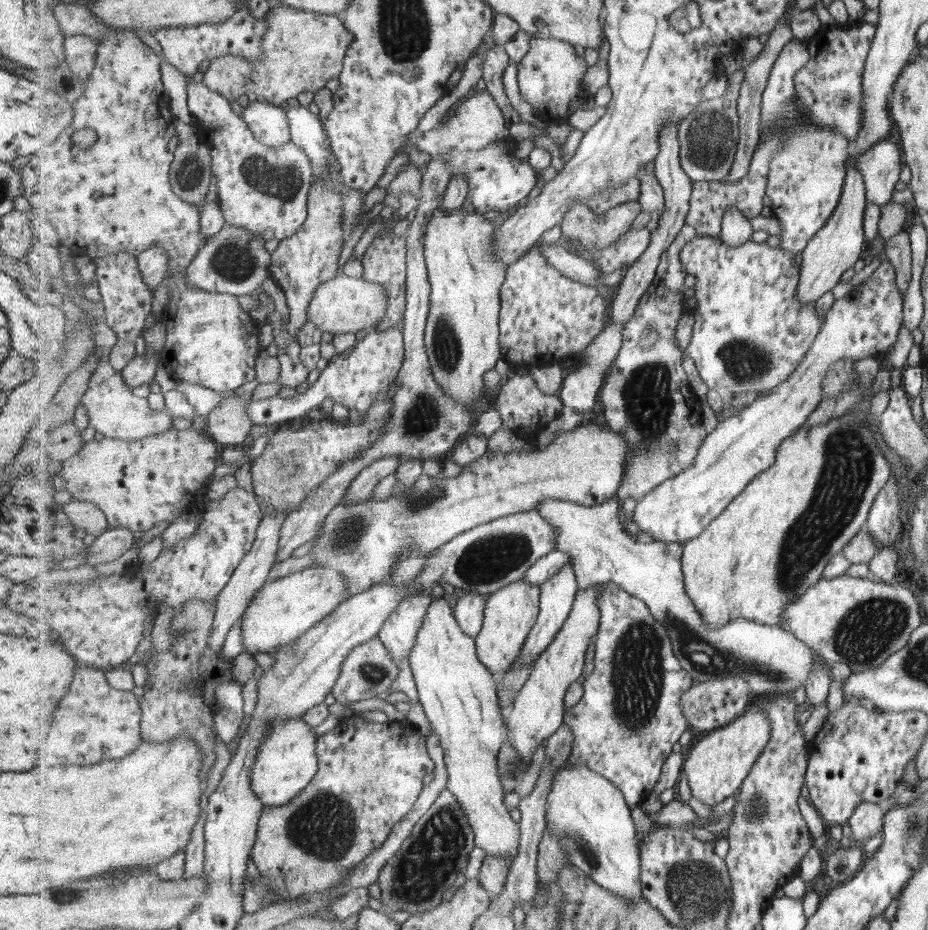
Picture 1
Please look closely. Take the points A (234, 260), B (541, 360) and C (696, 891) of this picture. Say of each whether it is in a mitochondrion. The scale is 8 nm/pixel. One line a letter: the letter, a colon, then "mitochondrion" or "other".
A: mitochondrion
B: other
C: mitochondrion

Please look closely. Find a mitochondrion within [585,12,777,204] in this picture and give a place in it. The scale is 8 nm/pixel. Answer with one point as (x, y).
(711, 139)

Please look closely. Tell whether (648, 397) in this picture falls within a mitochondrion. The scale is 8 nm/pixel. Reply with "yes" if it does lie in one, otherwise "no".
yes

